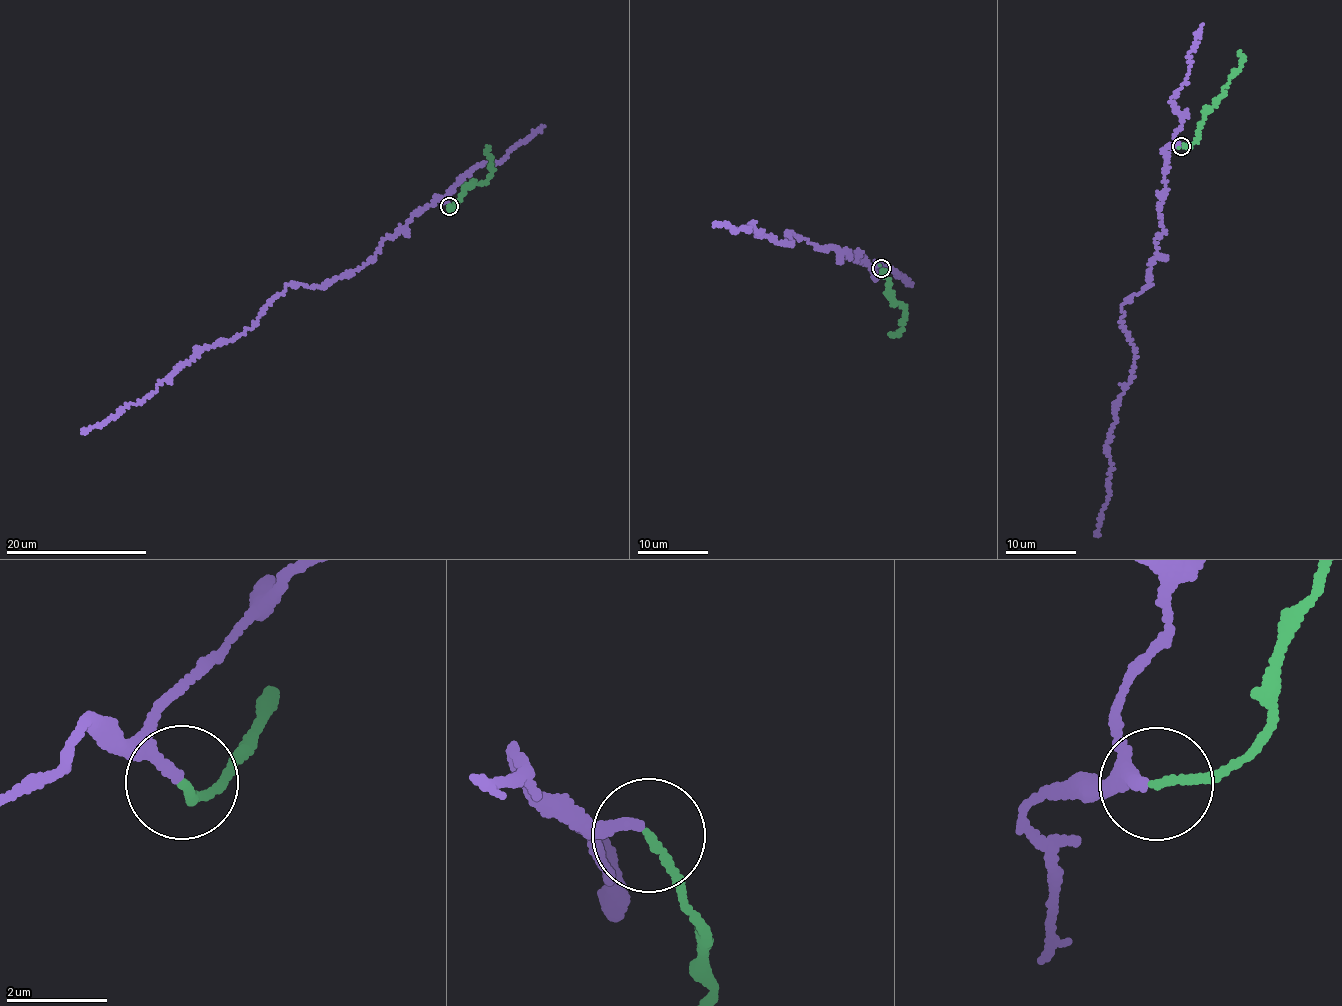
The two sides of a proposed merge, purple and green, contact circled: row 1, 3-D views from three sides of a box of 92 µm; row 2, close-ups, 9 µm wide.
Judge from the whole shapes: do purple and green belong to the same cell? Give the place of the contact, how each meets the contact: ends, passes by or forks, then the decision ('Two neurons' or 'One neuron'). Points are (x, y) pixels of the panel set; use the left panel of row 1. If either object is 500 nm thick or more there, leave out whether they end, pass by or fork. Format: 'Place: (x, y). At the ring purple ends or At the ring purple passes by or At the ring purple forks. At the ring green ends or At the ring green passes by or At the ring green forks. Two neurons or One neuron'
Place: (449, 206). At the ring purple passes by. At the ring green ends. One neuron

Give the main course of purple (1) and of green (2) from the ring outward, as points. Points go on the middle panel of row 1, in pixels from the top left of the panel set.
1: (880, 266), (792, 232), (788, 234), (791, 243), (782, 244), (751, 225), (733, 231), (726, 223), (716, 225)
2: (881, 268), (890, 294), (905, 307), (902, 328), (895, 336), (890, 334)

